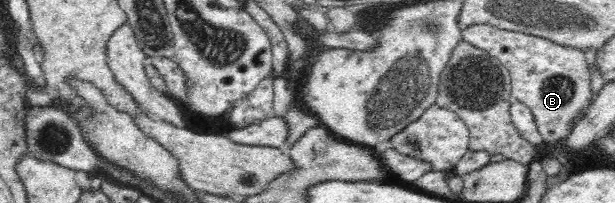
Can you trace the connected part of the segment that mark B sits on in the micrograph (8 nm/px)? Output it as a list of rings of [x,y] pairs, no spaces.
[[[471,25],[461,31],[463,40],[475,47],[484,49],[496,57],[510,74],[512,98],[524,103],[534,115],[534,122],[541,134],[543,143],[567,137],[569,122],[585,108],[591,99],[591,71],[585,62],[585,52],[575,46],[557,44],[546,37],[533,34],[497,29],[492,25]]]

